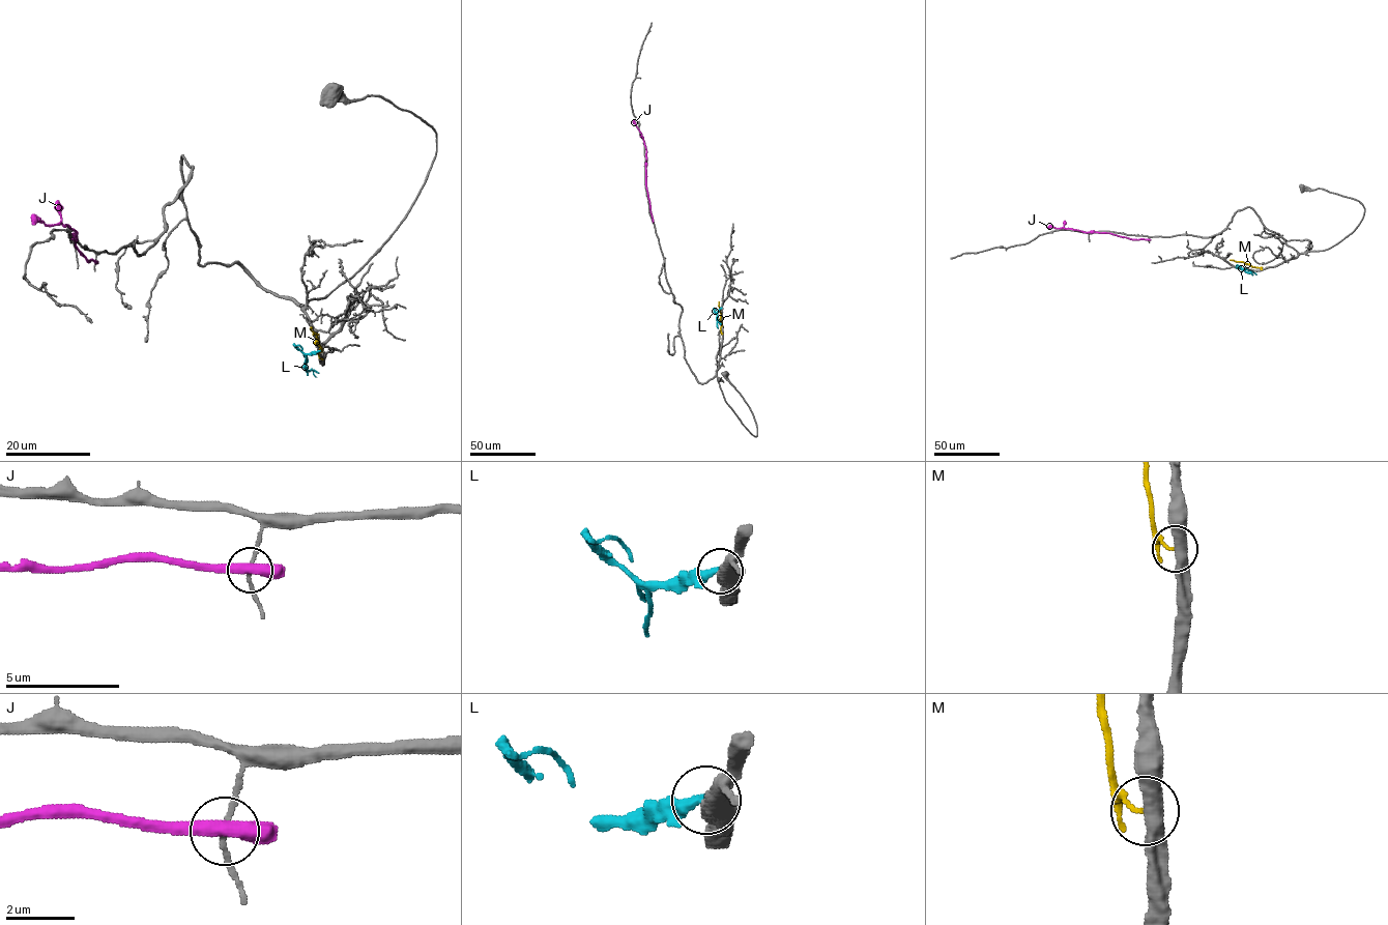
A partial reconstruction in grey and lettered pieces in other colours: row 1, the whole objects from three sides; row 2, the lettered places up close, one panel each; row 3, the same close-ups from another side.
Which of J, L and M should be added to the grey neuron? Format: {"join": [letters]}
{"join": []}

